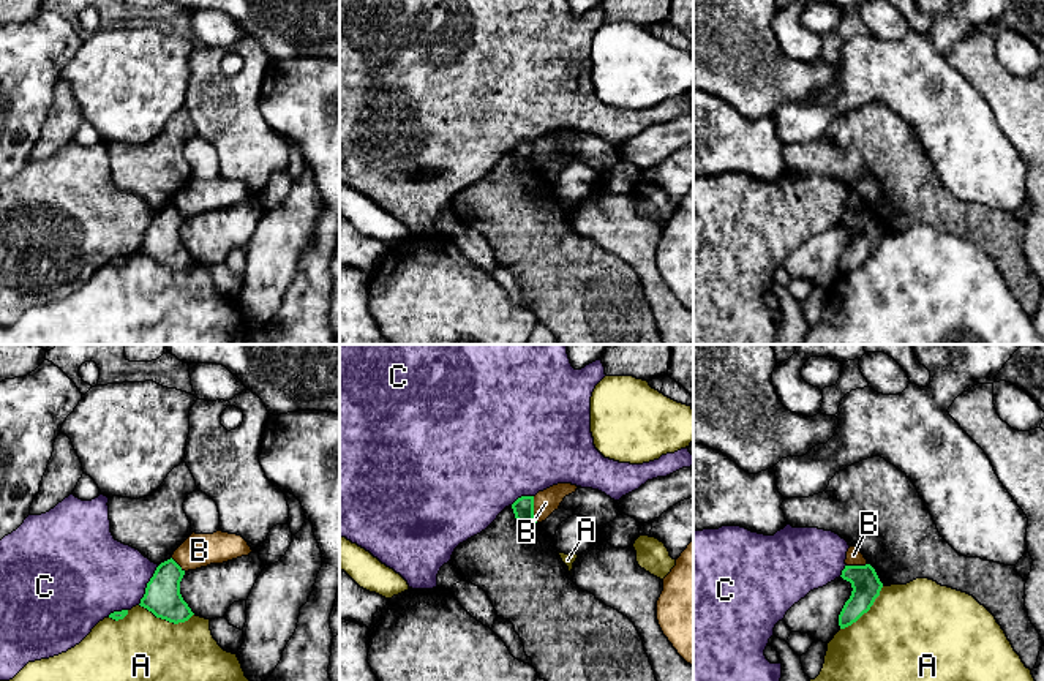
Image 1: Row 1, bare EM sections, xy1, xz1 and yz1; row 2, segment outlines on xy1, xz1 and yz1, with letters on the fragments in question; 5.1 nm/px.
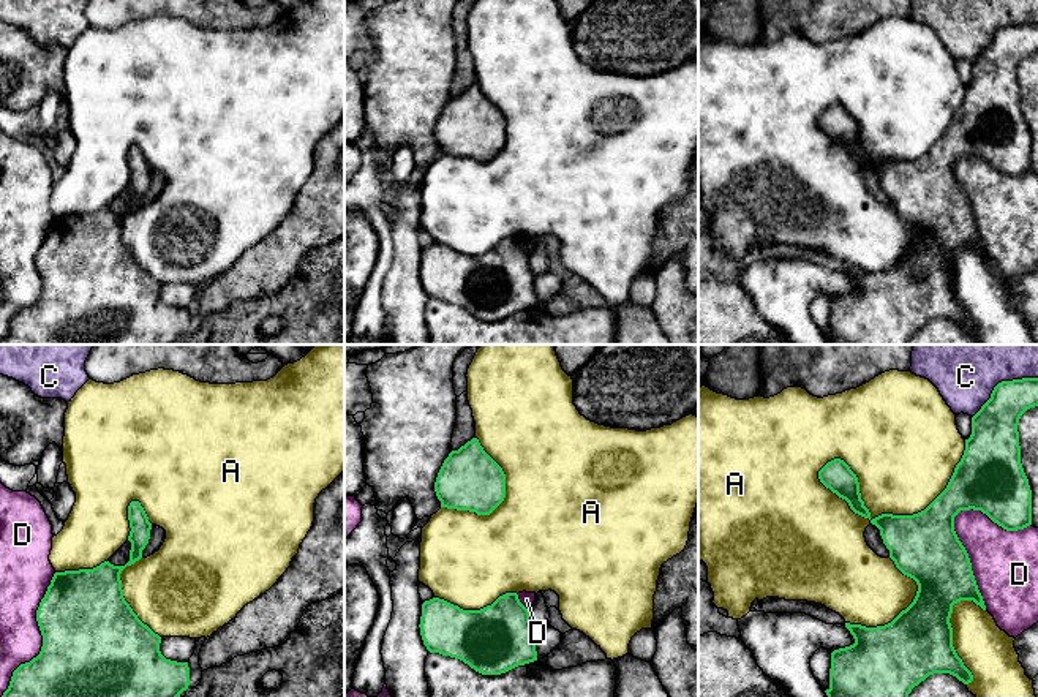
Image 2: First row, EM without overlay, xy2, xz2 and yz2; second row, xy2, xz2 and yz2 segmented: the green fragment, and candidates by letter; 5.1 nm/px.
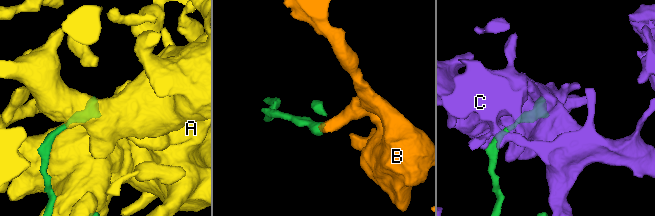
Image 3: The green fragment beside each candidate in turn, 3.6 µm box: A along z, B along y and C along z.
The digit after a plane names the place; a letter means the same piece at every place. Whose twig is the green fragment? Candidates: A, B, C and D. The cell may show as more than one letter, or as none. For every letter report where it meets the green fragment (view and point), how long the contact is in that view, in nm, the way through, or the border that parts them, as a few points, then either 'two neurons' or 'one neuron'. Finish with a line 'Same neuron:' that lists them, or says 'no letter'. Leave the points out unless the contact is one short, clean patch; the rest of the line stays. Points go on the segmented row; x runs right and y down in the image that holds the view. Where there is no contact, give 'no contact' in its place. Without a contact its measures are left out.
A: contact yz2 (904, 516); length 800 nm; one neuron
B: contact xz1 (533, 509); length 140 nm; border xz1 (533, 496), (533, 515), (537, 522); two neurons
C: contact yz2 (1002, 381); length 400 nm; two neurons
D: contact yz2 (969, 560); length 550 nm; two neurons
Same neuron: A

